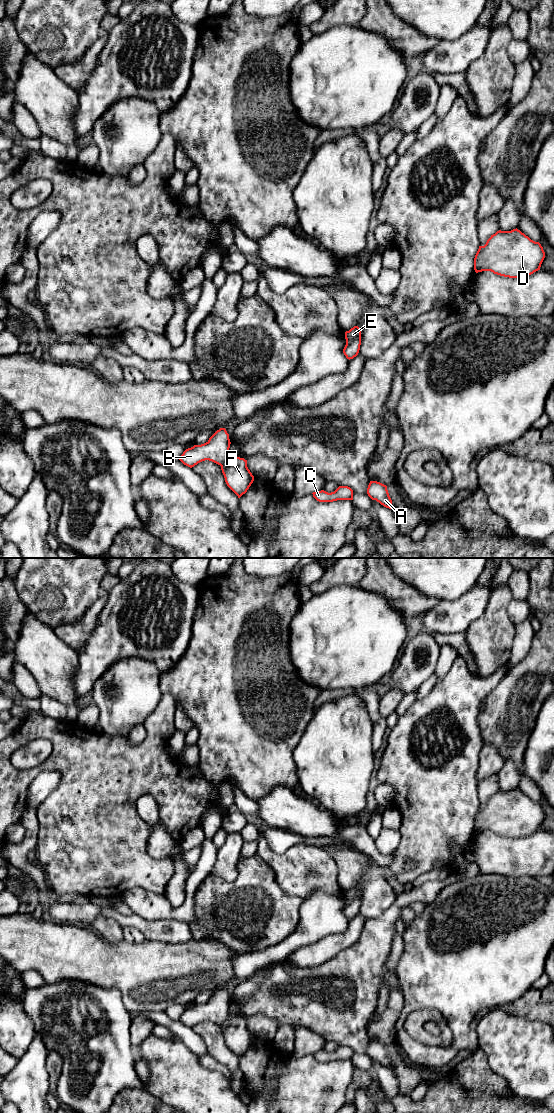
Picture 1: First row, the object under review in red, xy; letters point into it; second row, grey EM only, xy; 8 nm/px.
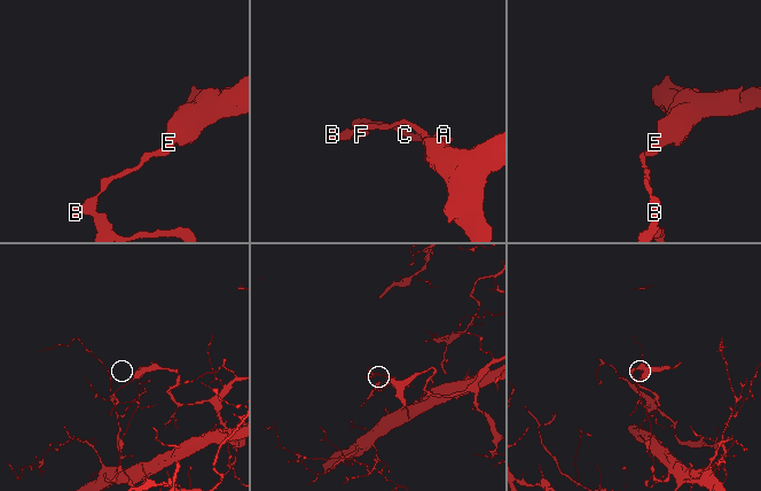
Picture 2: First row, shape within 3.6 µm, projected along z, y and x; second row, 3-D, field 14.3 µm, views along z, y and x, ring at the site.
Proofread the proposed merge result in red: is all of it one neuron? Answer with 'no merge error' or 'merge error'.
merge error

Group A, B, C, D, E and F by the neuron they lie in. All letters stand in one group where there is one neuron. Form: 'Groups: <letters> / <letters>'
Groups: A C F / B D E

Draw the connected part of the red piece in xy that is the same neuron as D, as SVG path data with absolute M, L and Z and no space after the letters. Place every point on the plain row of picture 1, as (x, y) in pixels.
M517 788L499 790L484 806L479 806L474 818L474 830L476 833L491 831L509 838L525 837L540 830L544 818L541 804Z

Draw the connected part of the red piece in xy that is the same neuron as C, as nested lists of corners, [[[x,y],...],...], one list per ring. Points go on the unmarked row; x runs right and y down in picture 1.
[[[339,1046],[334,1052],[324,1050],[313,1052],[313,1057],[319,1062],[333,1062],[337,1060],[353,1060],[353,1050],[348,1046]]]

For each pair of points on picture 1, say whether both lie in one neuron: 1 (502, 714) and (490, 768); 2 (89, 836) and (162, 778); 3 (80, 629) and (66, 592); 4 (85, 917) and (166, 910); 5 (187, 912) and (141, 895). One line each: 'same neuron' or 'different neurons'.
1: different neurons
2: same neuron
3: different neurons
4: different neurons
5: same neuron

